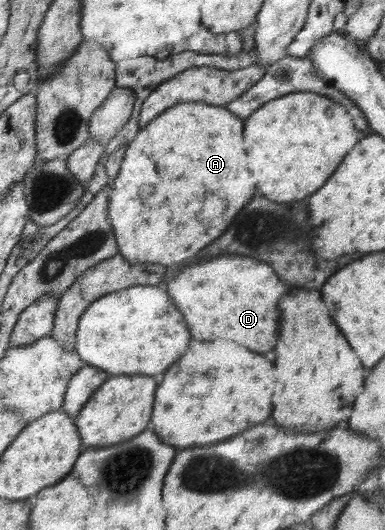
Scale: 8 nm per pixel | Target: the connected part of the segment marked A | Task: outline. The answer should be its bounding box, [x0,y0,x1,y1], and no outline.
[110,102,257,267]

